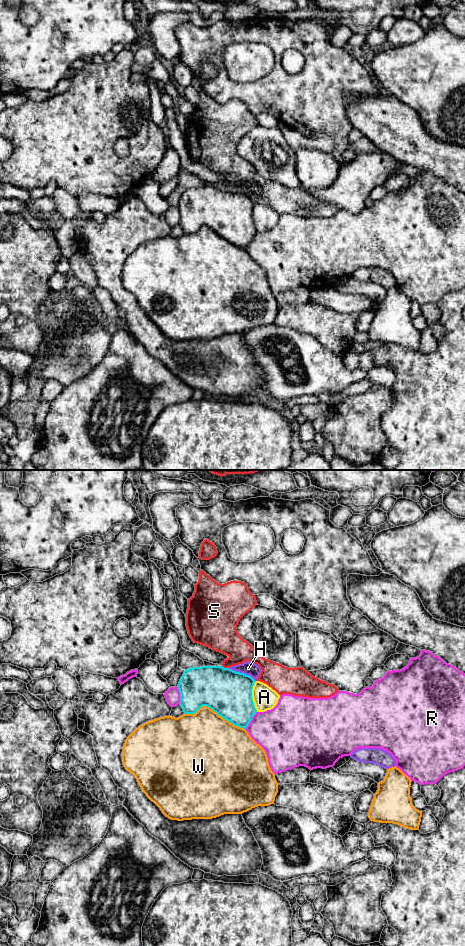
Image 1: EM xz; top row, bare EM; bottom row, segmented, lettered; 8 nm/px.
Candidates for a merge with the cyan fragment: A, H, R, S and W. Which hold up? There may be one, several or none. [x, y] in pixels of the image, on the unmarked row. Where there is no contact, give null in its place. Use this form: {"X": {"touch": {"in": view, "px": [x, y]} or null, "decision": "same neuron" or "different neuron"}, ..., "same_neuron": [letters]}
{"A": {"touch": {"in": "xz", "px": [251, 216]}, "decision": "different neuron"}, "H": {"touch": {"in": "xz", "px": [242, 193]}, "decision": "different neuron"}, "R": {"touch": {"in": "xz", "px": [251, 239]}, "decision": "different neuron"}, "S": {"touch": {"in": "xz", "px": [225, 188]}, "decision": "different neuron"}, "W": {"touch": {"in": "xz", "px": [214, 231]}, "decision": "different neuron"}, "same_neuron": []}

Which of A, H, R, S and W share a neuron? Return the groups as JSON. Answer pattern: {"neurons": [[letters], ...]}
{"neurons": [["A"], ["H"], ["R"], ["S"], ["W"]]}

